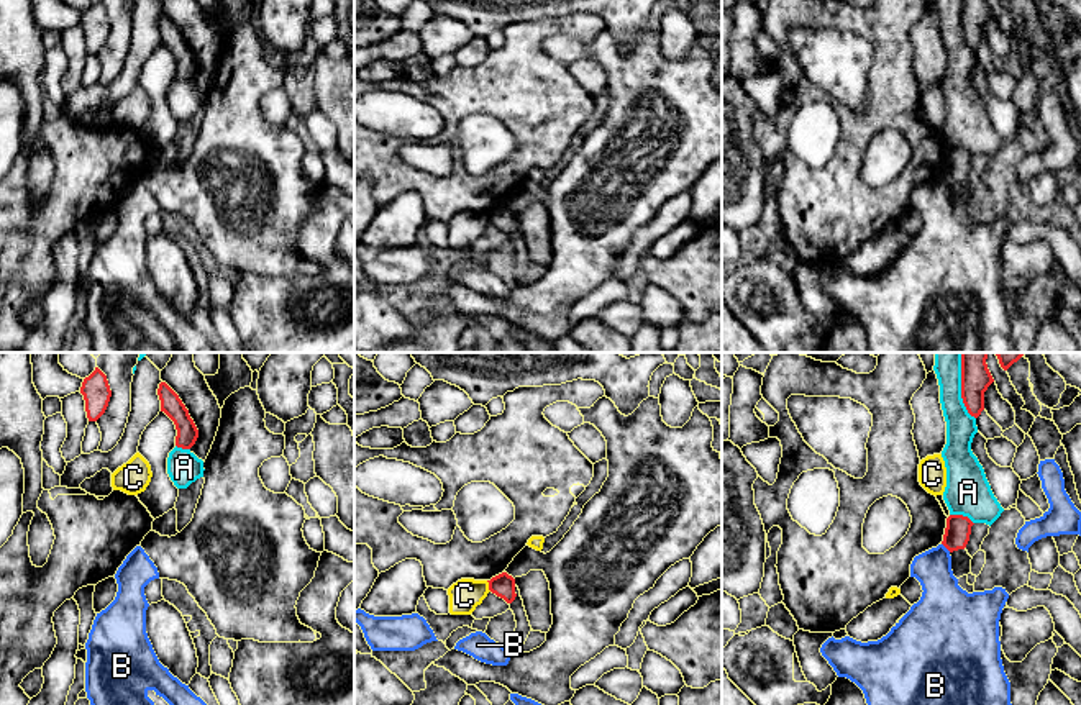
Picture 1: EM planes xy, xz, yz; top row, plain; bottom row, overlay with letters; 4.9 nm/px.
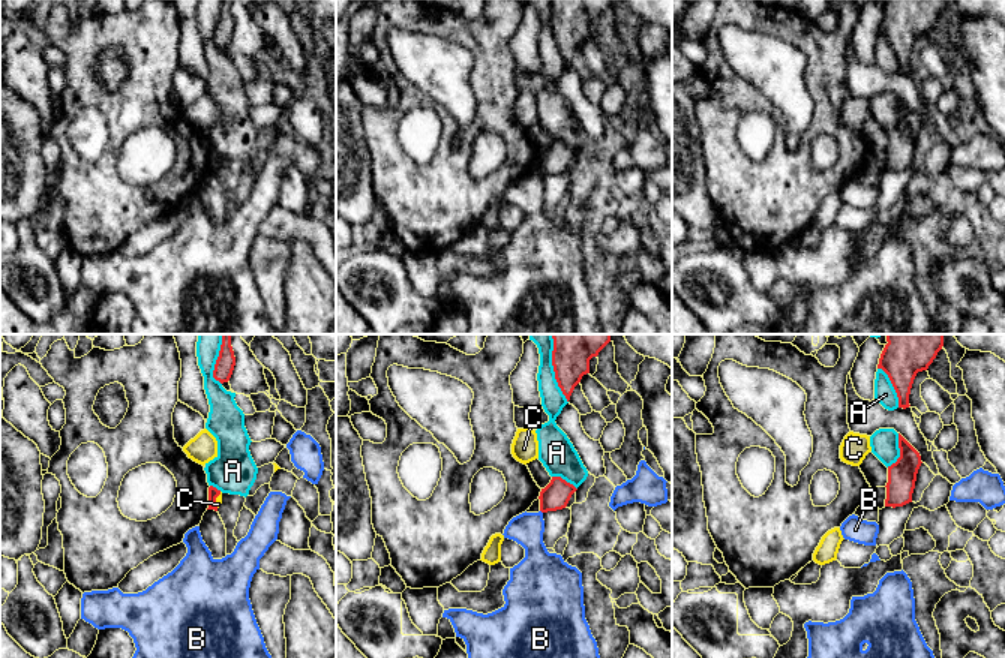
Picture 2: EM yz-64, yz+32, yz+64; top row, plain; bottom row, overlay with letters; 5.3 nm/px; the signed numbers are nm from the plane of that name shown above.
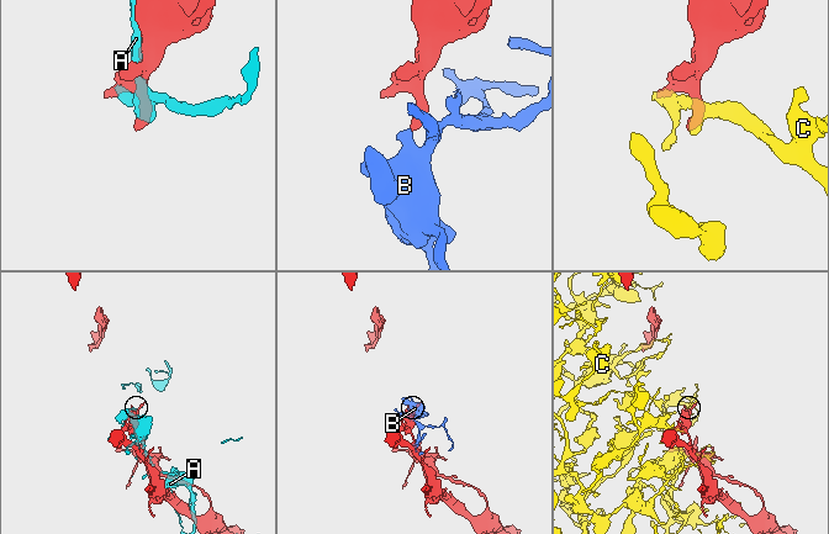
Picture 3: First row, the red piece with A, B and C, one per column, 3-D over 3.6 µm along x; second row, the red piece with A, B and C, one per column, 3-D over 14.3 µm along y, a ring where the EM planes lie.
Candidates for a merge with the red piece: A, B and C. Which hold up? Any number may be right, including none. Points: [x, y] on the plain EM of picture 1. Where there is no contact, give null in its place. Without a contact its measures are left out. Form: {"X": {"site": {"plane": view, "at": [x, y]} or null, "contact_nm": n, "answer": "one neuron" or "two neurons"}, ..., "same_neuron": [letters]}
{"A": {"site": {"plane": "yz", "at": [962, 27]}, "contact_nm": 260, "answer": "two neurons"}, "B": {"site": {"plane": "yz", "at": [947, 181]}, "contact_nm": 60, "answer": "two neurons"}, "C": {"site": {"plane": "xz", "at": [489, 218]}, "contact_nm": 60, "answer": "two neurons"}, "same_neuron": []}

